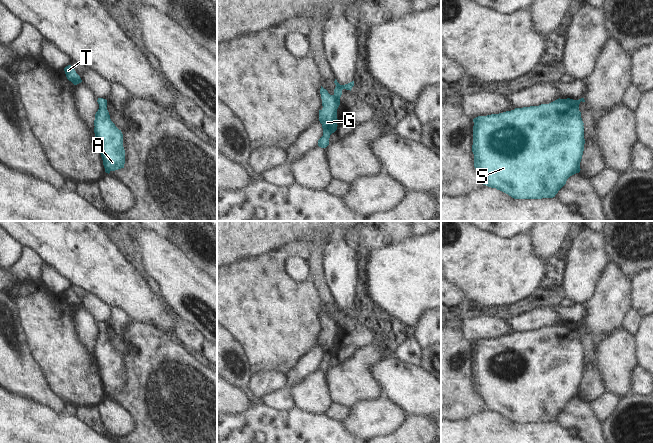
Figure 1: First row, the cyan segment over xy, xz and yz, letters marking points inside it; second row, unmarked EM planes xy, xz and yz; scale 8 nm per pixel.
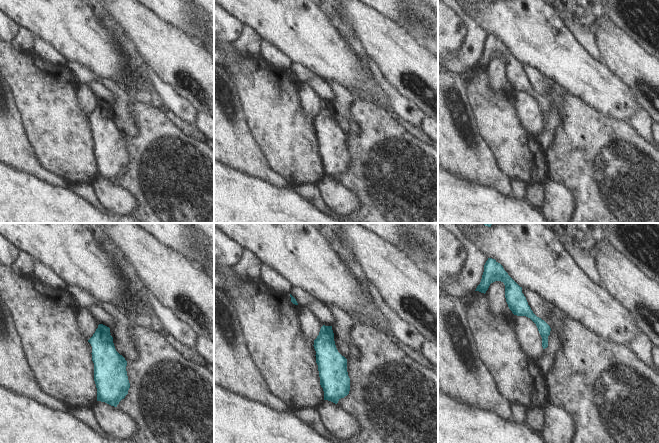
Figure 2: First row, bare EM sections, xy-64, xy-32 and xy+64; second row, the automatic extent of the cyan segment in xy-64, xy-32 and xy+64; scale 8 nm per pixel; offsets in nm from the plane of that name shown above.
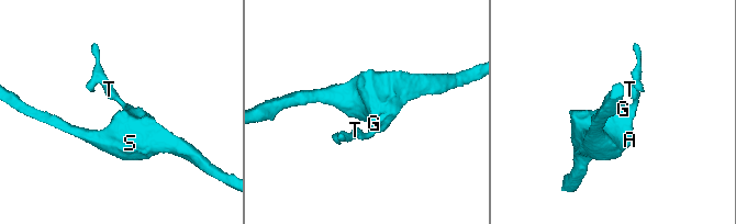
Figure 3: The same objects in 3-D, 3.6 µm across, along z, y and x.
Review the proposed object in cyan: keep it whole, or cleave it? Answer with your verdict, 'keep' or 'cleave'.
keep

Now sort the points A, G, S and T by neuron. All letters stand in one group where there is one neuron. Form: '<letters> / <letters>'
A G S T

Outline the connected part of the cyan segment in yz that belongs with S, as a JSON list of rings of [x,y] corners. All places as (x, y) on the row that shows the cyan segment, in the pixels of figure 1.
[[[584,98],[579,100],[557,99],[549,104],[541,104],[539,106],[530,106],[523,108],[515,108],[511,111],[506,111],[499,114],[491,114],[487,116],[478,116],[473,119],[473,145],[472,152],[474,154],[474,167],[484,177],[483,185],[491,188],[496,188],[514,199],[542,199],[553,198],[558,191],[566,184],[567,179],[580,172],[580,162],[584,151],[584,123],[581,118],[581,112],[579,111],[580,102],[585,102]]]

